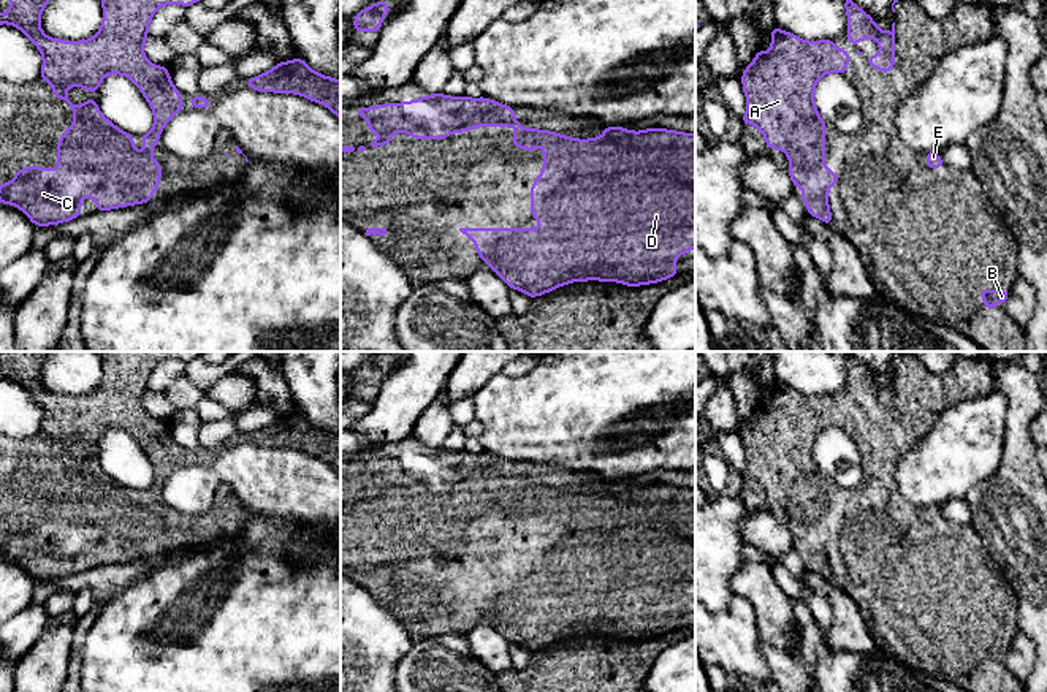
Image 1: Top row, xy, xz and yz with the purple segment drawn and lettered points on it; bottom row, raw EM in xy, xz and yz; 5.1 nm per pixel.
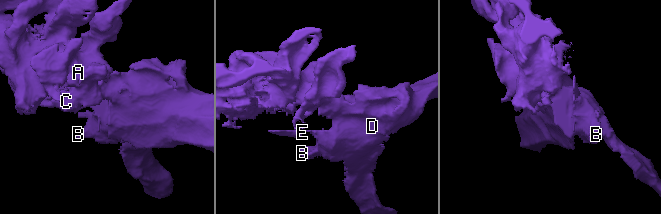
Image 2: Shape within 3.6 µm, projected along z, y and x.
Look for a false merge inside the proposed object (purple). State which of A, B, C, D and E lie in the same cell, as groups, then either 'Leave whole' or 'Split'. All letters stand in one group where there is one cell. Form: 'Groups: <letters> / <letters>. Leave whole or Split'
Groups: A B C D E. Leave whole

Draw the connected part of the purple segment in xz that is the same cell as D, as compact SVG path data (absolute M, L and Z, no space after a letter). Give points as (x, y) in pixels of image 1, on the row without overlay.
M429 448L404 458L386 458L372 462L356 462L356 470L367 475L380 494L372 502L388 500L396 485L417 494L448 494L451 489L477 481L515 481L512 499L534 507L543 497L543 524L531 542L531 568L542 583L459 583L475 597L475 608L499 629L508 643L520 644L531 654L570 637L602 635L627 641L657 638L675 632L673 616L695 602L695 488L665 483L630 486L622 481L603 481L600 492L577 494L550 485L526 483L515 473L515 464L486 451L447 451Z

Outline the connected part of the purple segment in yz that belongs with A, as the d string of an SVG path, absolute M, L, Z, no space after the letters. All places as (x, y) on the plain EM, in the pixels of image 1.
M773 382L770 386L771 404L768 407L757 404L752 418L743 424L741 437L748 462L740 477L741 480L752 478L759 483L765 491L767 502L784 505L787 508L790 516L787 527L792 534L792 540L803 543L801 556L806 559L808 568L832 581L828 542L838 540L838 529L825 523L825 475L819 470L814 461L814 442L825 428L844 429L851 410L846 404L836 404L833 394L806 396L778 382Z

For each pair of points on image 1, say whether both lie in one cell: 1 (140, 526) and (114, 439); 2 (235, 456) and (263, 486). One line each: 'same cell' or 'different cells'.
1: different cells
2: same cell

